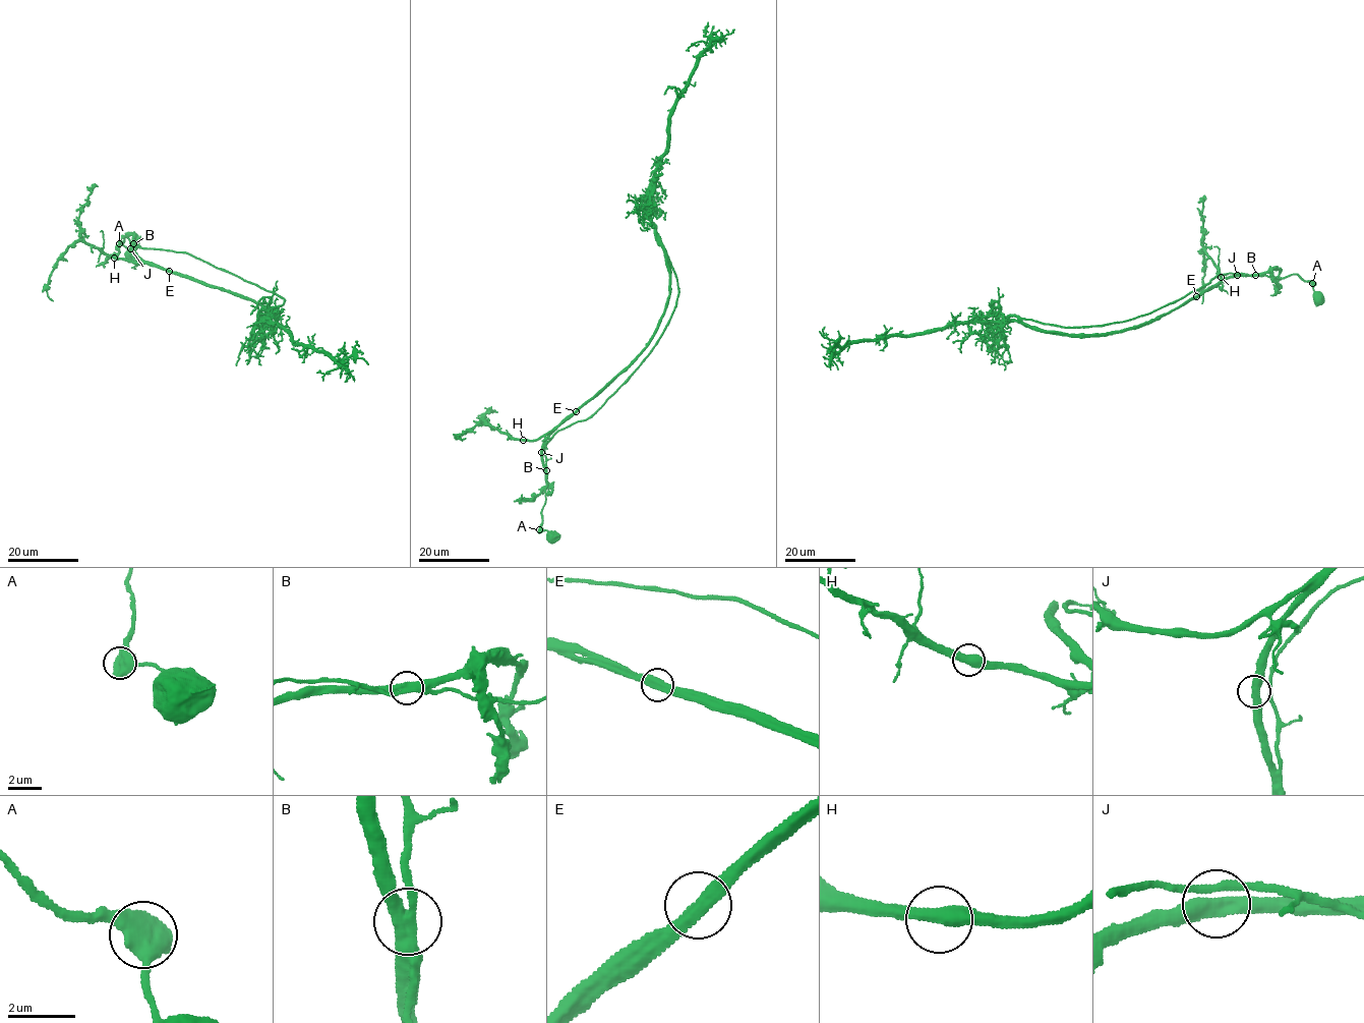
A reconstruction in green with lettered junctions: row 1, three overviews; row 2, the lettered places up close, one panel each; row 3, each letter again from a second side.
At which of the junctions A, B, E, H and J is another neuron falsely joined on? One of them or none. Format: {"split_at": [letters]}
{"split_at": ["E"]}

